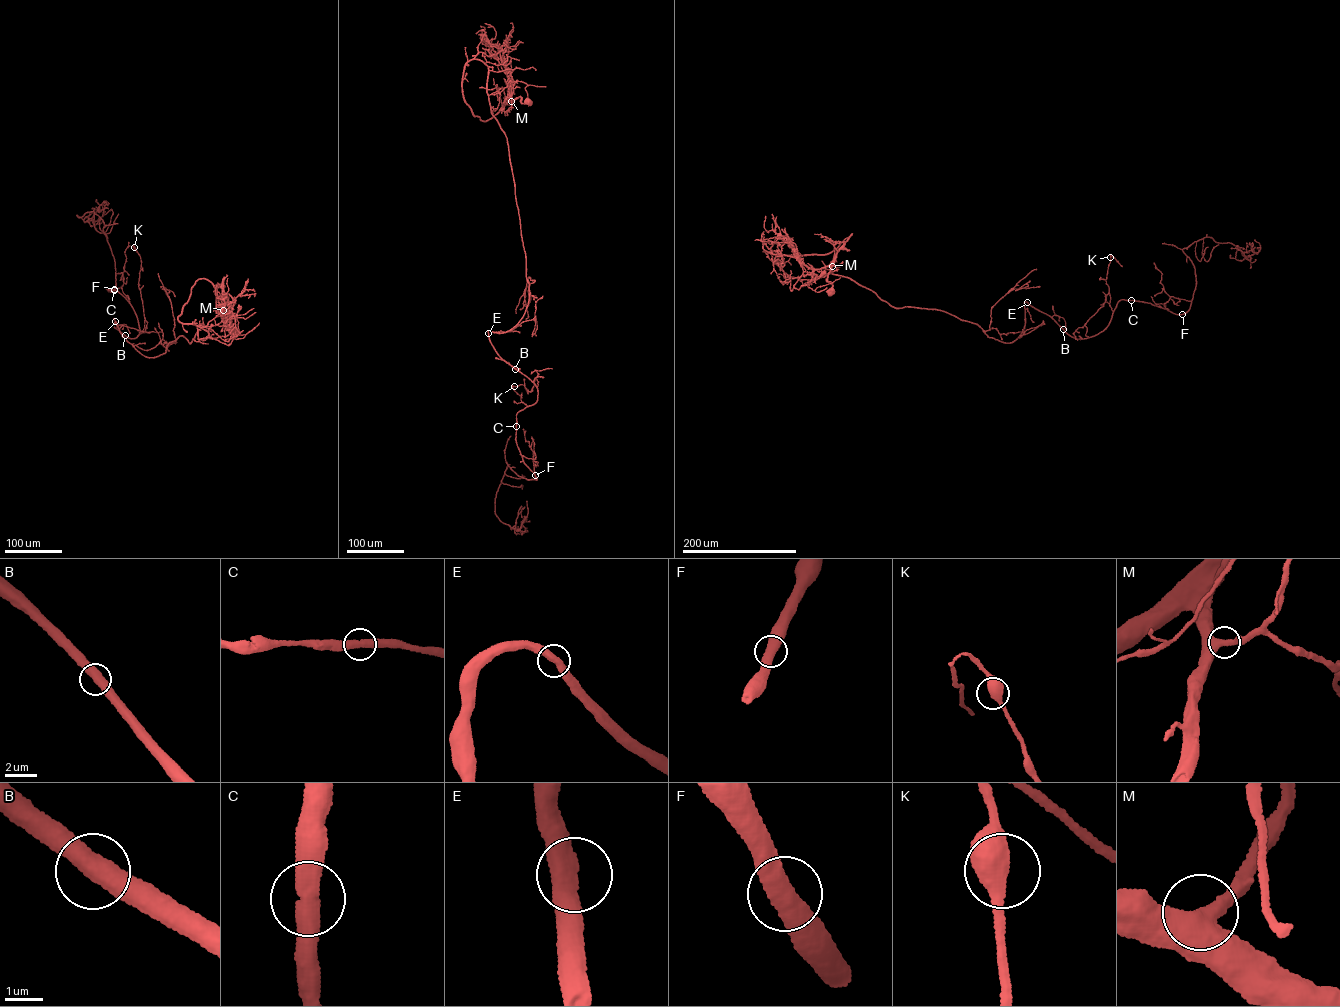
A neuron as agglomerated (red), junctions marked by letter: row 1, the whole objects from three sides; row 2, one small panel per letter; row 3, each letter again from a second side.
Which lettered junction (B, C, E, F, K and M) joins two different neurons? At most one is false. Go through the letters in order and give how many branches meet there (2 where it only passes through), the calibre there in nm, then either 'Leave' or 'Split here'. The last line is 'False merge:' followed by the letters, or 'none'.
B: Branches: 2. Thickness 480 nm. Leave
C: Branches: 2. Thickness 480 nm. Leave
E: Branches: 2. Thickness 480 nm. Leave
F: Branches: 2. Thickness 480 nm. Leave
K: Branches: 2. Thickness 500 nm. Leave
M: Branches: 2. Thickness 460 nm. Leave
False merge: none

